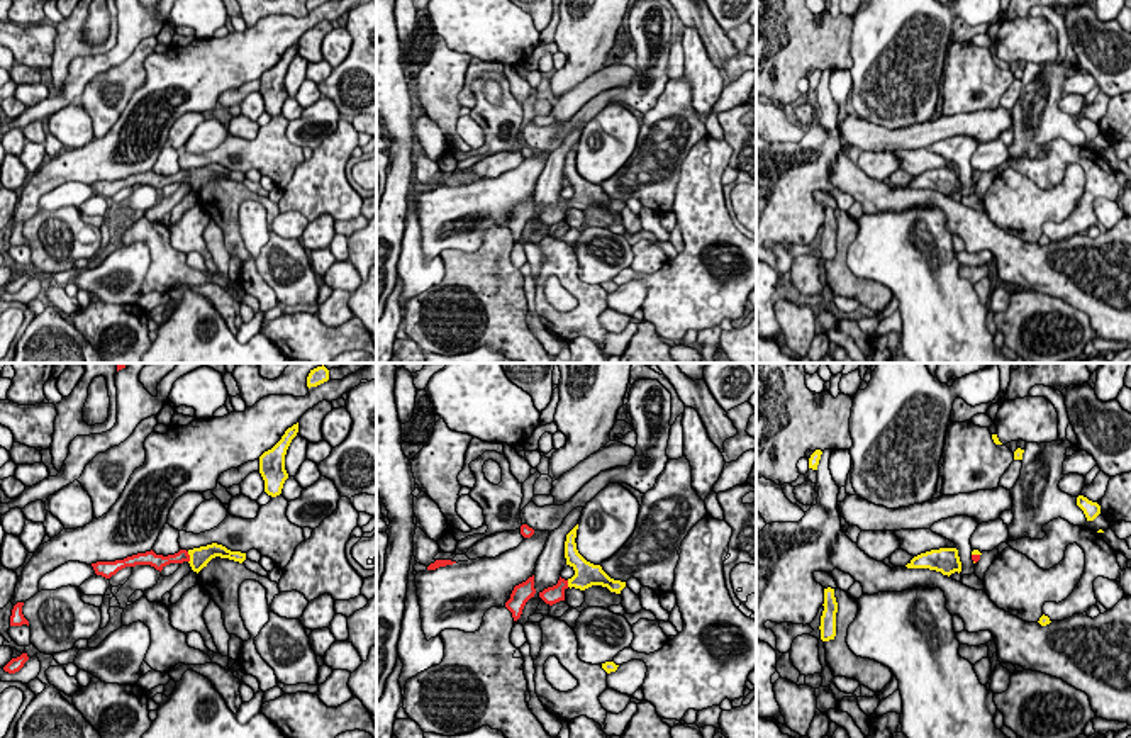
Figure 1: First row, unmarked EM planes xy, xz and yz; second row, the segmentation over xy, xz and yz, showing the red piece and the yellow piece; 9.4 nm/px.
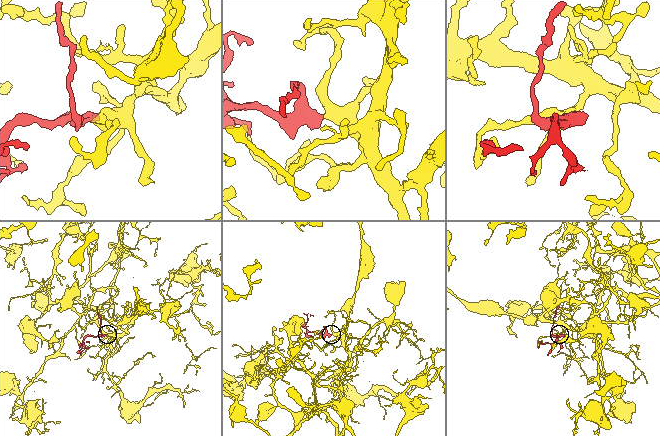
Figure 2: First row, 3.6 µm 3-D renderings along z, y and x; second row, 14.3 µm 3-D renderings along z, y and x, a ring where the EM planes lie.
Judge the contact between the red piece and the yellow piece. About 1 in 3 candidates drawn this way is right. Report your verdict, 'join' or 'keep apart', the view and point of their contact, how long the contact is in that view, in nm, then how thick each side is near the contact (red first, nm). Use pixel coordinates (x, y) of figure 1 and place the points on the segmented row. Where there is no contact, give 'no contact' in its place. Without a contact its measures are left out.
join | xy (189, 557) | 110 nm | 120/190 nm

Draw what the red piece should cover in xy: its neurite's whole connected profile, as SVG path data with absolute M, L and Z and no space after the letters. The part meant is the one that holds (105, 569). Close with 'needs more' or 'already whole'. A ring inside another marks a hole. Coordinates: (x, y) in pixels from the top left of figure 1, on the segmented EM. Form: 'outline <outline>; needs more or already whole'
outline M212 543L212 545L193 548L193 550L188 550L188 551L180 550L178 553L168 555L168 556L156 555L151 550L151 551L146 551L146 553L137 553L137 555L127 556L124 560L97 562L97 563L92 563L92 567L93 567L97 575L110 579L112 575L115 575L119 570L122 570L125 567L151 565L151 567L154 567L156 570L161 572L170 563L188 562L192 570L198 573L215 556L229 558L229 560L234 560L234 562L239 562L239 563L242 563L246 560L246 553L231 551L222 545Z; needs more

